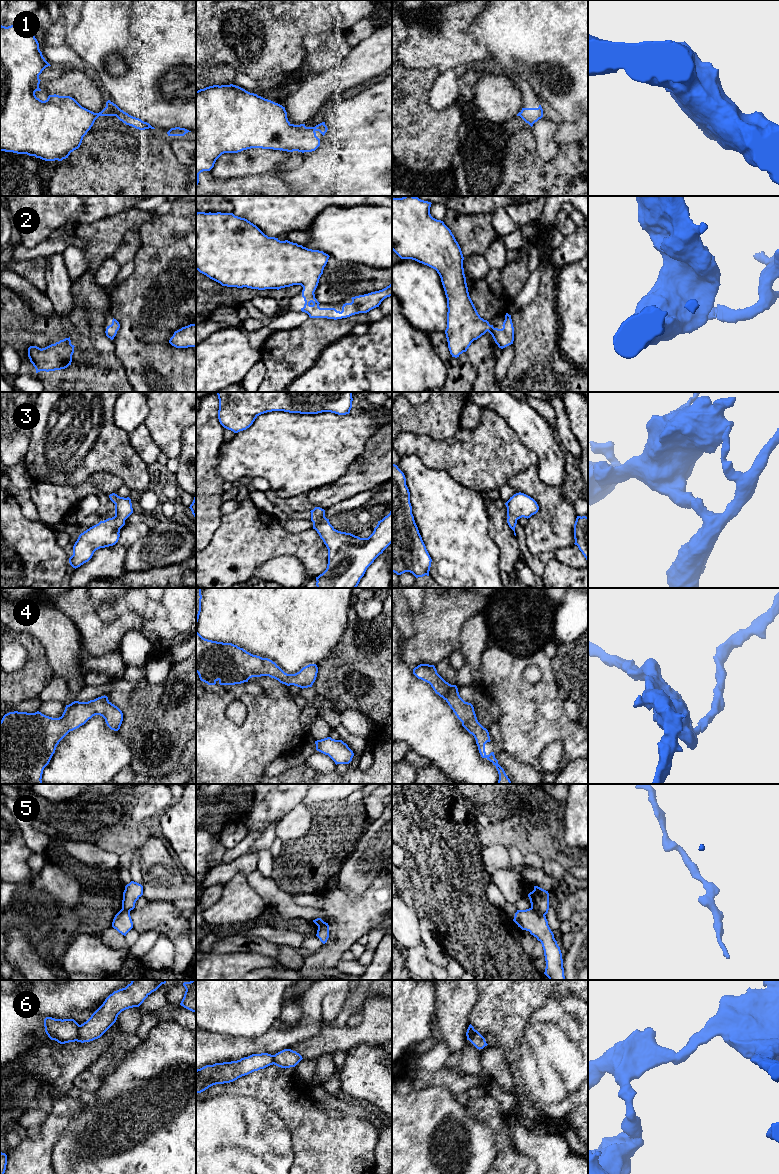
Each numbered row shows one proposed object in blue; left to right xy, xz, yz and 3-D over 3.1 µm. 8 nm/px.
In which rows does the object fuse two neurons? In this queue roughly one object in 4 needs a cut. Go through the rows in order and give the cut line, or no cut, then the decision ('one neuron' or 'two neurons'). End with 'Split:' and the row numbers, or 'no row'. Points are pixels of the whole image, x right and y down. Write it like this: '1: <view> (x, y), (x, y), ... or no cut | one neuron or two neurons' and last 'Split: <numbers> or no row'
1: no cut | one neuron
2: no cut | one neuron
3: no cut | one neuron
4: no cut | one neuron
5: yz (531, 907), (544, 915) | two neurons
6: xy (79, 1025), (75, 1040) | two neurons
Split: 5, 6

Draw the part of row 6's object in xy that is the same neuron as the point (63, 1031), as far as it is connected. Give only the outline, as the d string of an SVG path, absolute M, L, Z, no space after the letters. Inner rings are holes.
M44 1019L45 1032L51 1040L60 1044L75 1042L78 1039L79 1024L74 1019Z

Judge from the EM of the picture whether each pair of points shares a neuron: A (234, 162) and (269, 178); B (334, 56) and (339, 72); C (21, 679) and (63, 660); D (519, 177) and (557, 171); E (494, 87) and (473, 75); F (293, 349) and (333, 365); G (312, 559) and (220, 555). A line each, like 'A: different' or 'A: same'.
A: different
B: different
C: different
D: same
E: different
F: different
G: same

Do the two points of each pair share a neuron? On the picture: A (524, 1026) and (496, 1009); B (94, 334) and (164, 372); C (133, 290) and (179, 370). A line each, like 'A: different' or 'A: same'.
A: same
B: different
C: same

